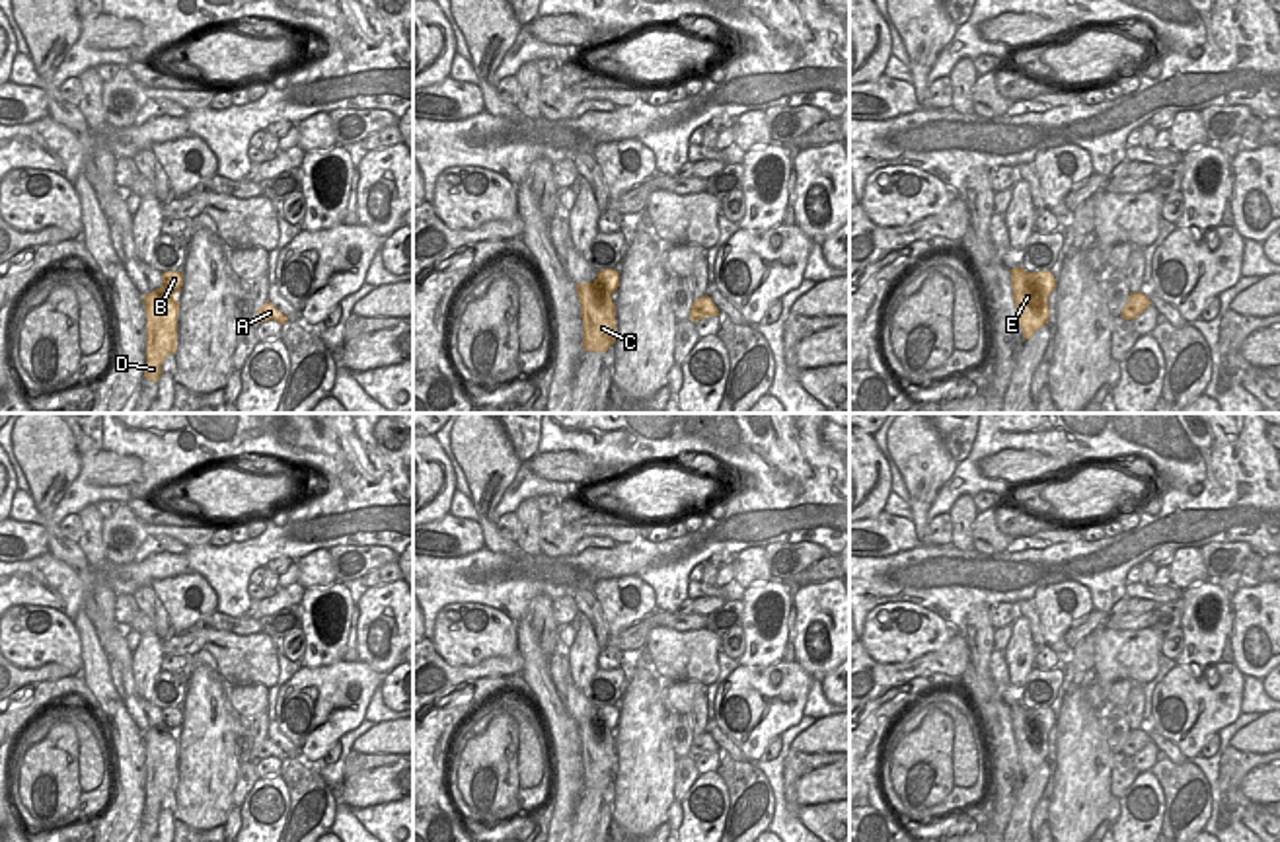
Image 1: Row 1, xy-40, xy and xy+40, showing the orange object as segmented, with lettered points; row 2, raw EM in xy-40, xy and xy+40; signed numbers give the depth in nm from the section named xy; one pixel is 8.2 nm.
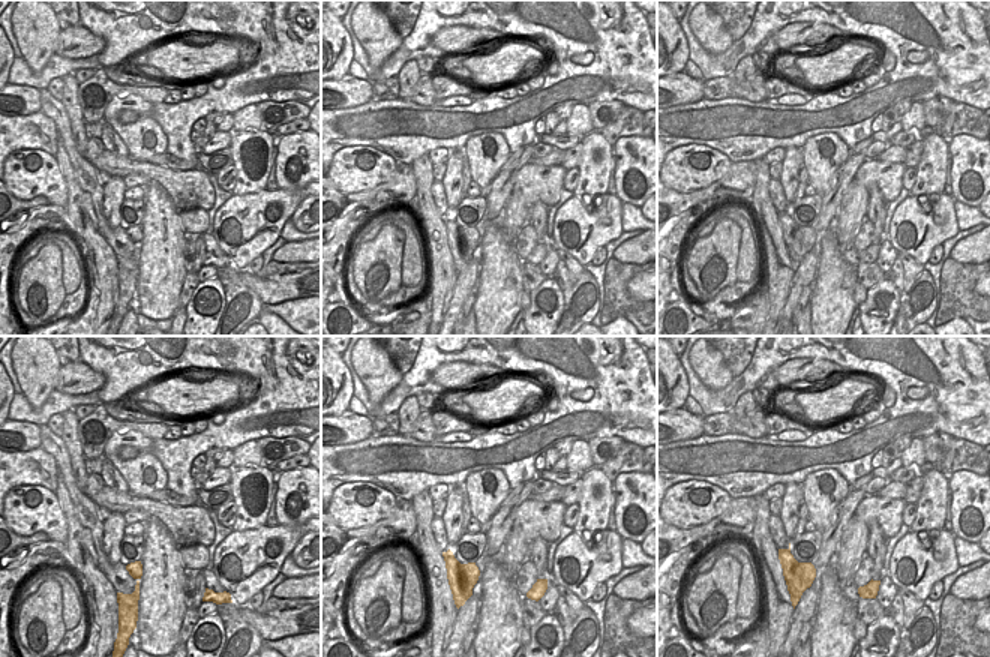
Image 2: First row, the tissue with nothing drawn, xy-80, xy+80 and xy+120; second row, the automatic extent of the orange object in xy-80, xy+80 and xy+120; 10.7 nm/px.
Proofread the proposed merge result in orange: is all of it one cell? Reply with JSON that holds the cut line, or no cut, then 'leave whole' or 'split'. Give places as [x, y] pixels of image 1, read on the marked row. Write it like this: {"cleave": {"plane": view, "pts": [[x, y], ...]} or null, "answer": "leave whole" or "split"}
{"cleave": {"plane": "xy+40", "pts": [[1027, 273], [1047, 297]]}, "answer": "split"}

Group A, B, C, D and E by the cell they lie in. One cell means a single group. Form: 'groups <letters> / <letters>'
groups A B / C D E

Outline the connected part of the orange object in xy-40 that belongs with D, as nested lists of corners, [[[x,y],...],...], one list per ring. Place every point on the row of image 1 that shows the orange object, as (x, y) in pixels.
[[[166,287],[142,296],[146,312],[146,364],[144,376],[158,382],[162,363],[177,349],[177,296]]]

